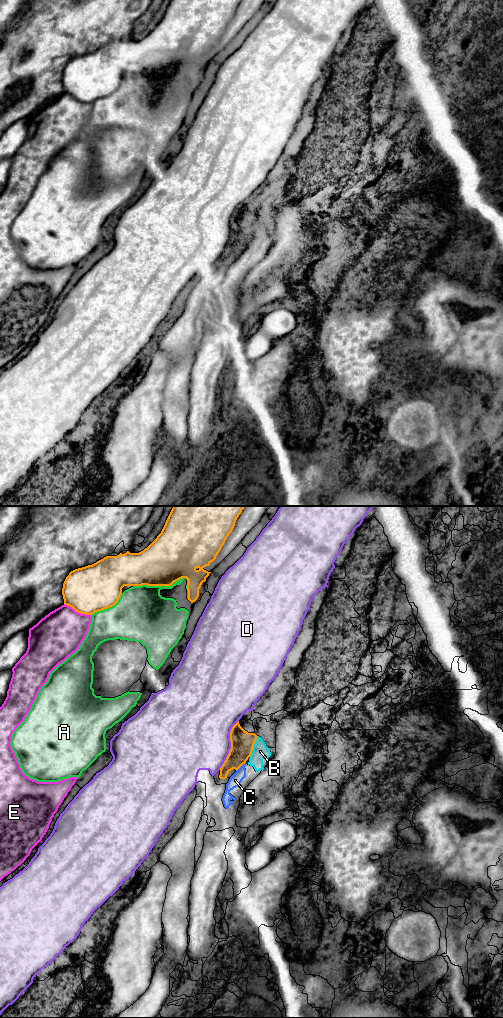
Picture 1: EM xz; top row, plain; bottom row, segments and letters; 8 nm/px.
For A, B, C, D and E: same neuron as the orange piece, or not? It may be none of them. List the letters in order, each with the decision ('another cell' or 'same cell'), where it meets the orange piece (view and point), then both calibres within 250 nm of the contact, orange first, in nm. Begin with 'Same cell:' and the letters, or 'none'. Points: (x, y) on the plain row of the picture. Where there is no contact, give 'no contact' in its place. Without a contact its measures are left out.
Same cell: none
A: another cell | xz (169, 73) | 400/300 nm
B: another cell | xz (253, 234) | 190/130 nm
C: another cell | xz (240, 254) | 190/90 nm
D: another cell | xz (231, 233) | 190/460 nm
E: another cell | xz (77, 99) | 380/380 nm

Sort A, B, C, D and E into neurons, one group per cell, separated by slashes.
A / B C / D / E

